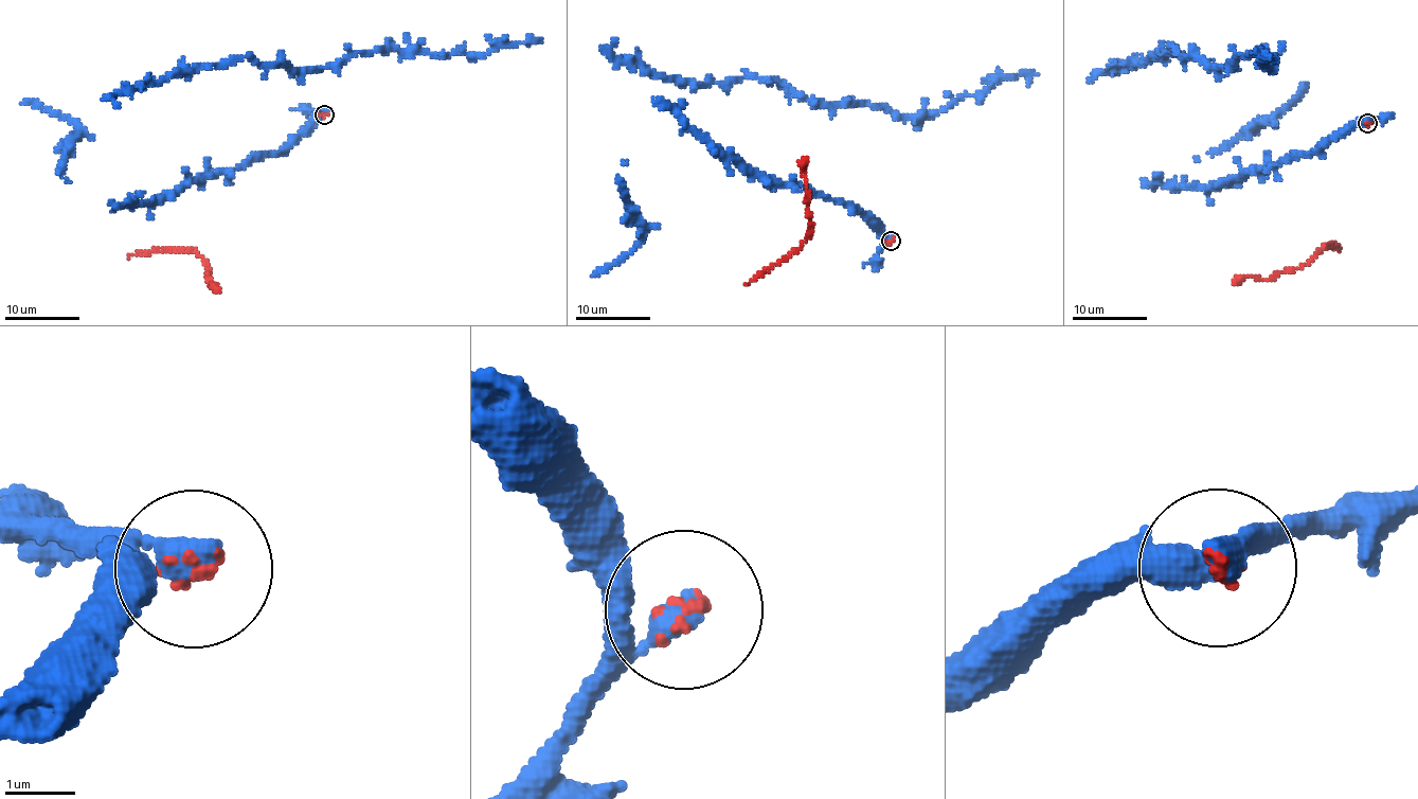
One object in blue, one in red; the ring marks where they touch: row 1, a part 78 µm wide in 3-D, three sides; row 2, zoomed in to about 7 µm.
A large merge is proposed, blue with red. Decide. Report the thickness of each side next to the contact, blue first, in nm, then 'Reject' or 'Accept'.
Thickness 440 nm (blue) against 120 nm. Accept

